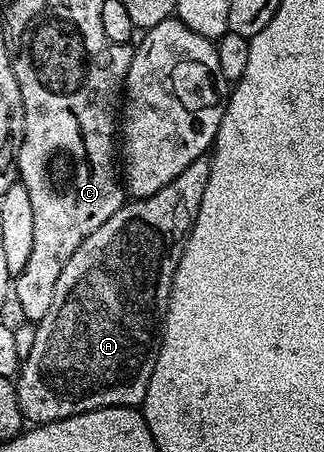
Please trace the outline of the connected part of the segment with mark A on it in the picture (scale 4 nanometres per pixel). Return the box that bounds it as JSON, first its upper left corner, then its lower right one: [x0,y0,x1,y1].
[16,157,209,424]

